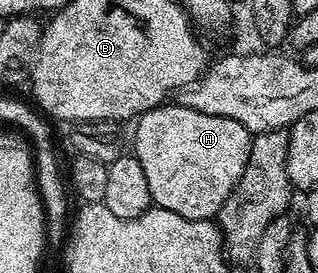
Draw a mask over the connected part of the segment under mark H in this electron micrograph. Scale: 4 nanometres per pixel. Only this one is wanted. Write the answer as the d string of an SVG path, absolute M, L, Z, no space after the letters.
M162 104L136 119L137 131L133 134L132 157L139 160L151 188L153 206L167 208L187 220L216 219L227 196L239 184L247 168L247 156L251 152L253 135L247 127L223 116L207 116L180 104Z

